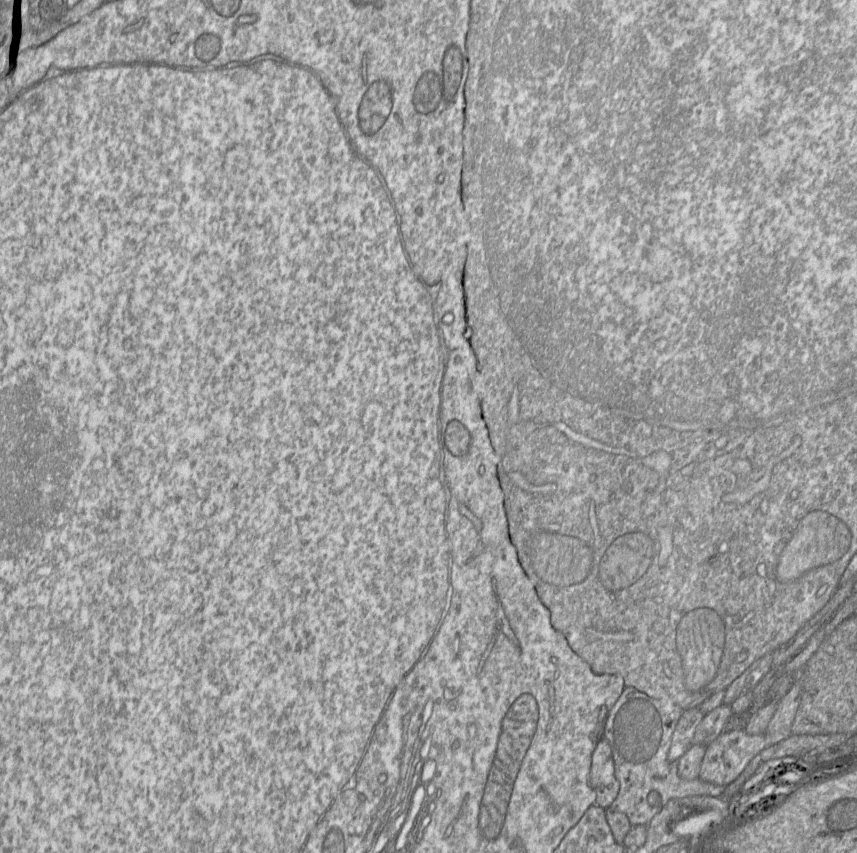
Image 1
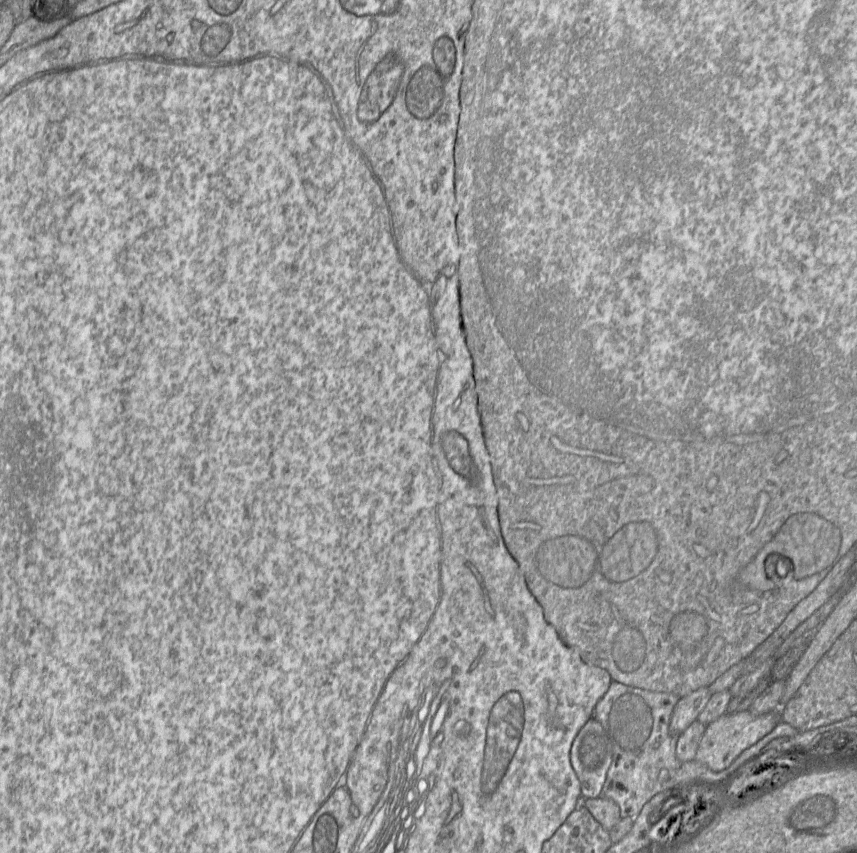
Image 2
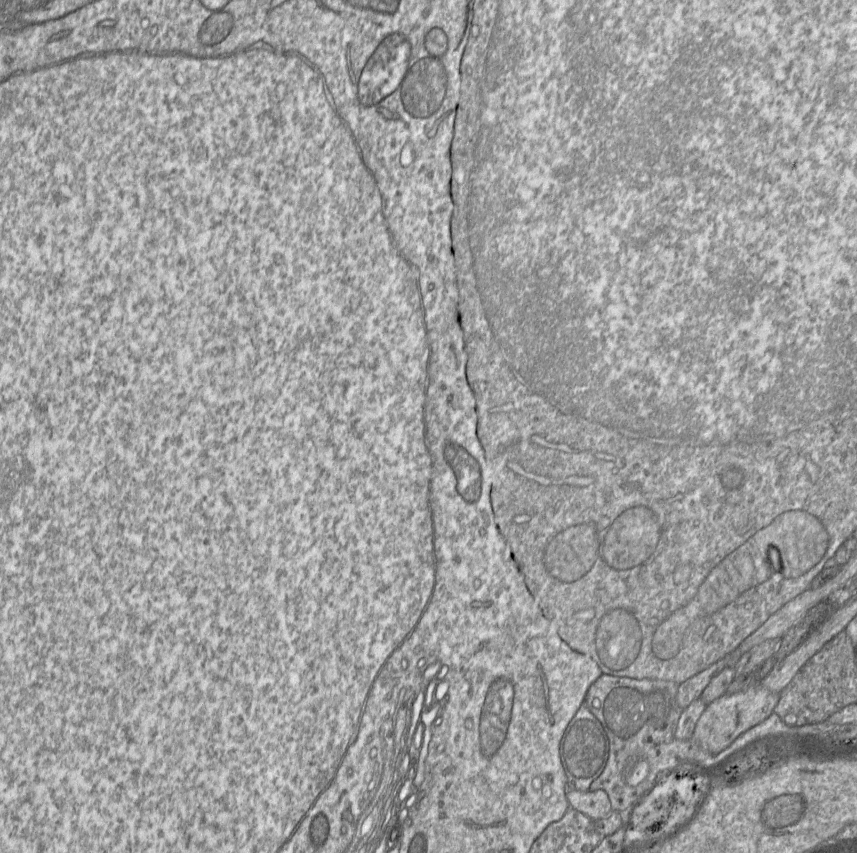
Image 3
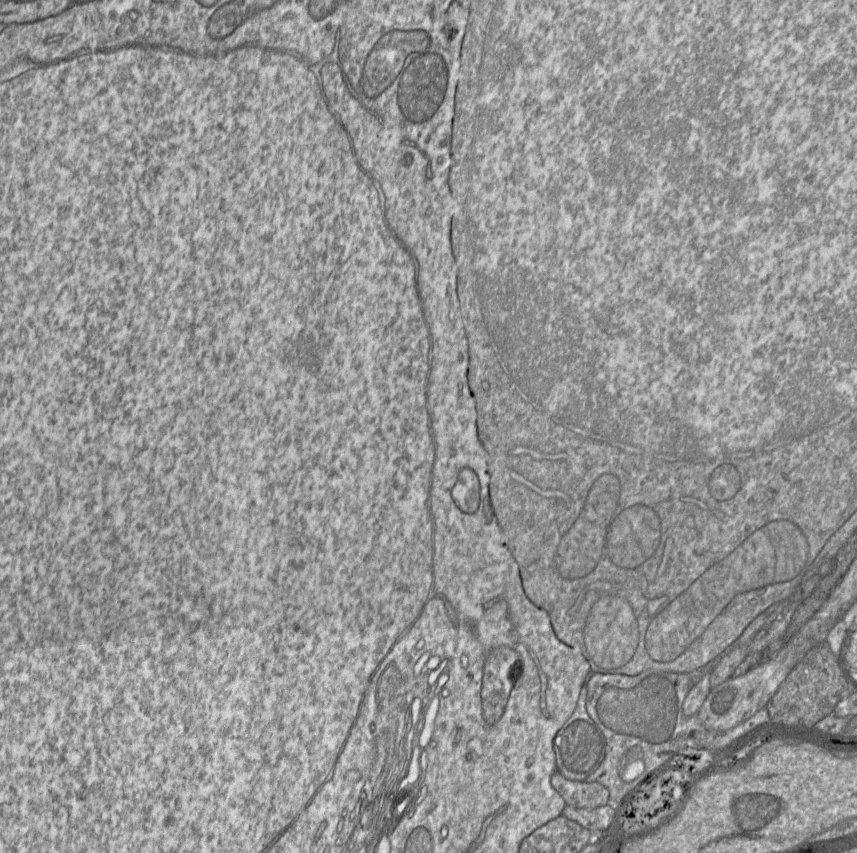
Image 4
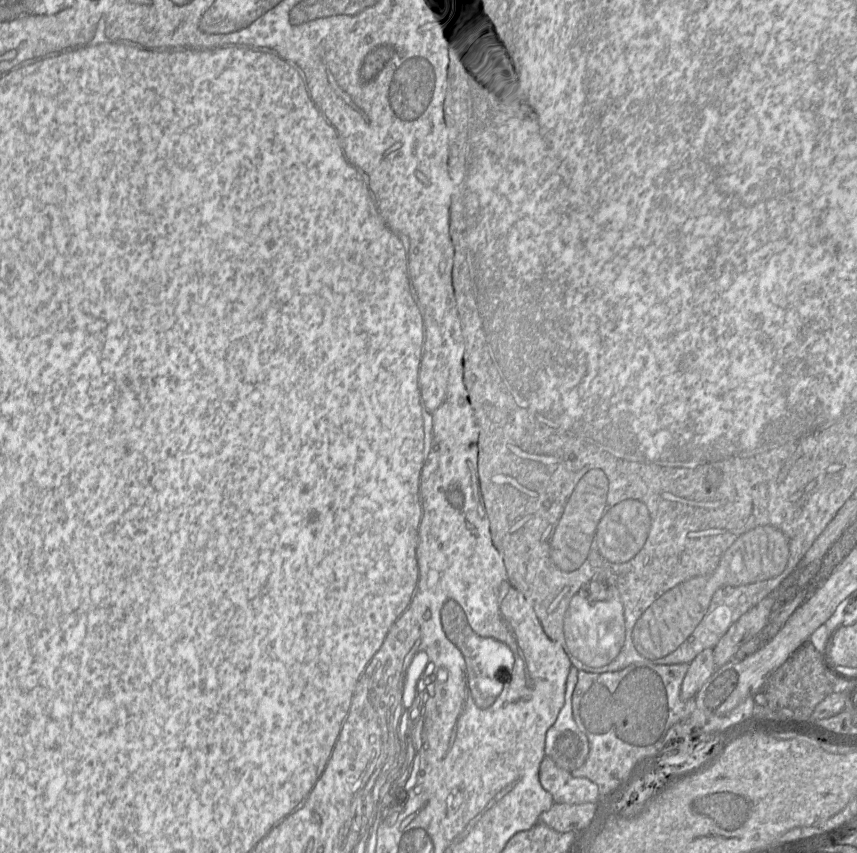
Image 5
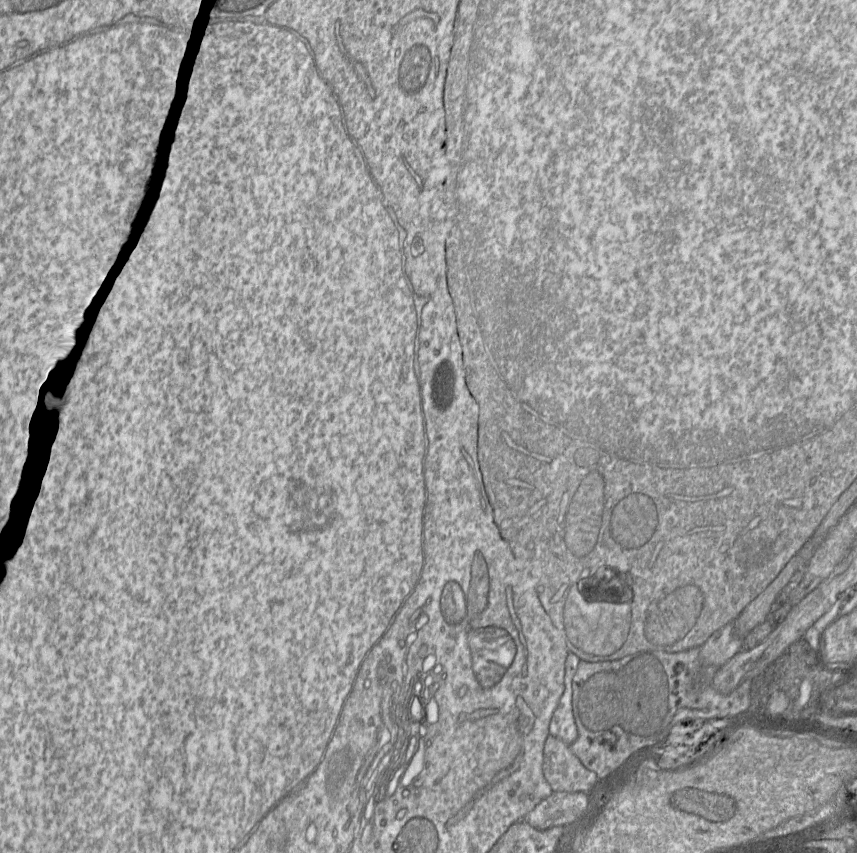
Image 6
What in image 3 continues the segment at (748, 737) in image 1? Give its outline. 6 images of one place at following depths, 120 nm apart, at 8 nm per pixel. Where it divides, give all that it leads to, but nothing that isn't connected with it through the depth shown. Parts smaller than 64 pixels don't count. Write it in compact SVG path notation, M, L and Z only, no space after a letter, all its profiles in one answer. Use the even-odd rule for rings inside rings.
M762 684L752 685L734 694L724 694L706 706L696 723L692 739L710 753L720 753L742 733L768 718L774 712L779 694Z

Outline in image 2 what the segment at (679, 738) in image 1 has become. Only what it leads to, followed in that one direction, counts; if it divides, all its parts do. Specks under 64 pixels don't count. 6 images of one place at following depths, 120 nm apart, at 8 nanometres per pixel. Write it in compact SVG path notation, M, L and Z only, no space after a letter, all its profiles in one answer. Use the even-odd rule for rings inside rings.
M701 687L681 697L671 716L670 733L673 736L679 736L692 722L697 720L711 695L708 687Z

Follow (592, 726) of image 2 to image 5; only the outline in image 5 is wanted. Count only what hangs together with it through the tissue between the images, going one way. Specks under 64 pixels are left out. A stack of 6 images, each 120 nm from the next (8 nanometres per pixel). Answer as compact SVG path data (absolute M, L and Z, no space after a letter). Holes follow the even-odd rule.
M572 665L566 680L564 705L555 723L548 729L545 739L545 755L569 772L585 763L590 749L587 736L578 728L572 713L572 694L578 672Z

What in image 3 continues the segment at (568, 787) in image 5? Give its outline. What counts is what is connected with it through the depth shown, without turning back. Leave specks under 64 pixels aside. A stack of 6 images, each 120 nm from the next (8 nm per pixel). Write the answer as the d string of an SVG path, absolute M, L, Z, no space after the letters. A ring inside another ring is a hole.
M568 789L566 797L570 808L585 814L591 820L602 819L612 812L609 797L603 790L581 792Z

